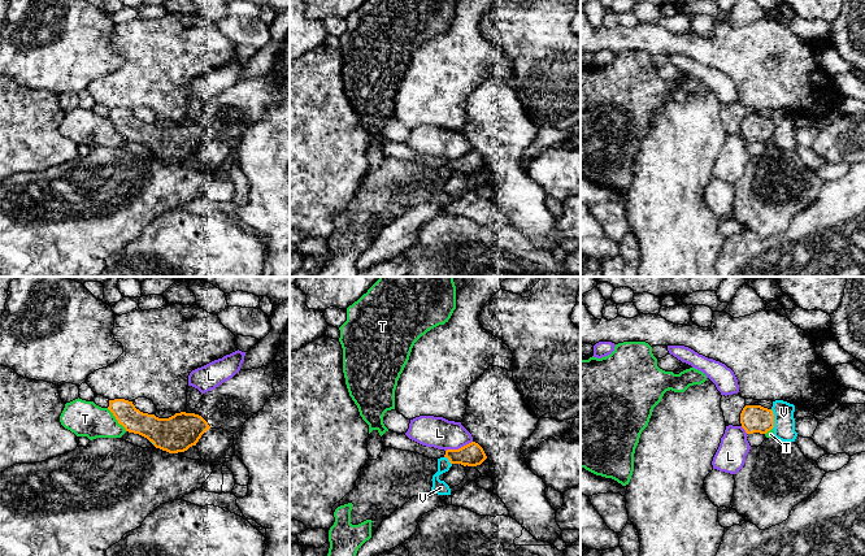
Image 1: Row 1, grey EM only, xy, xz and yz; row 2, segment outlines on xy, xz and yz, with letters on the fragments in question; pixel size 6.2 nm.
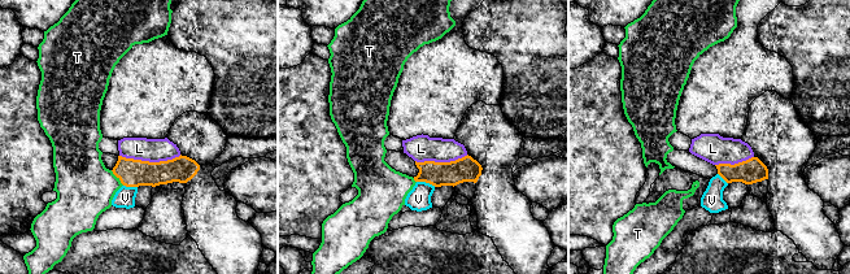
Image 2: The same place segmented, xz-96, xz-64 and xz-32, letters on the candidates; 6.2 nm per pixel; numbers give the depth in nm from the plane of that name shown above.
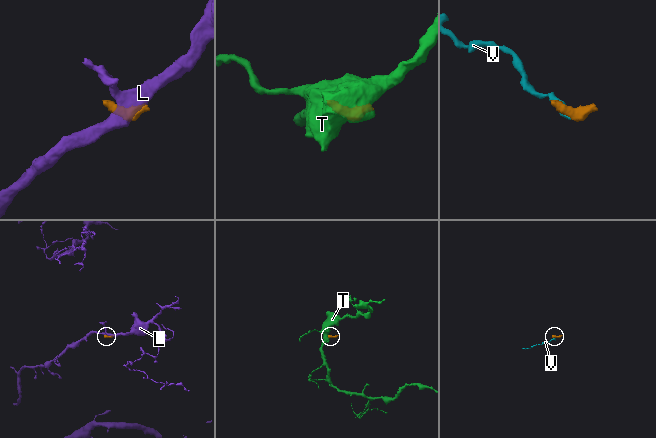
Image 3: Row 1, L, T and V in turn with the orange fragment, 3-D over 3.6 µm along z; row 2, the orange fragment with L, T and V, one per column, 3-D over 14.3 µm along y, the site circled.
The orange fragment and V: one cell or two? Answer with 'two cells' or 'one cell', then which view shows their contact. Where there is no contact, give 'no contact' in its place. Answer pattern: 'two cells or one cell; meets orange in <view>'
one cell; meets orange in yz

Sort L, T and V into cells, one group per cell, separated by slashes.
L / T / V

